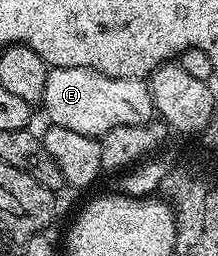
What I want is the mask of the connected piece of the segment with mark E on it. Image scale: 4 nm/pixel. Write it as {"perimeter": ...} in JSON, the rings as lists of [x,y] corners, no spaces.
{"perimeter":[[[52,68],[46,78],[46,90],[42,101],[42,109],[48,115],[49,125],[66,126],[66,130],[74,130],[78,134],[105,136],[114,126],[138,126],[147,124],[153,119],[152,95],[144,80],[134,78],[110,78],[106,74],[98,74],[89,68]]]}

